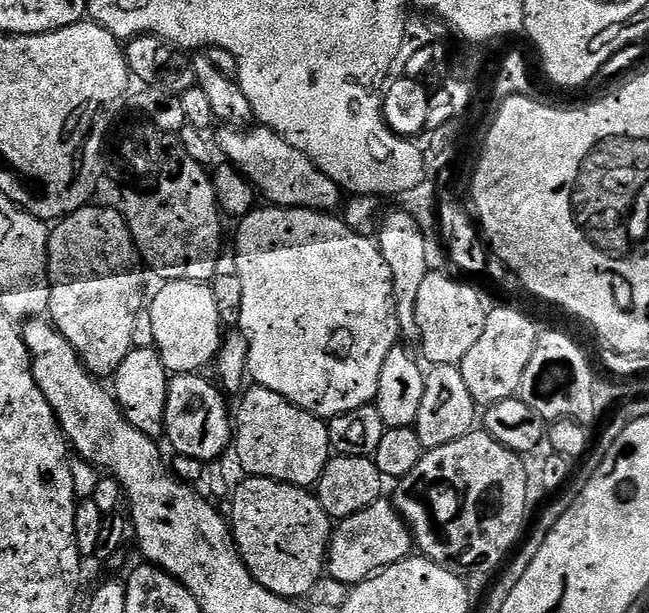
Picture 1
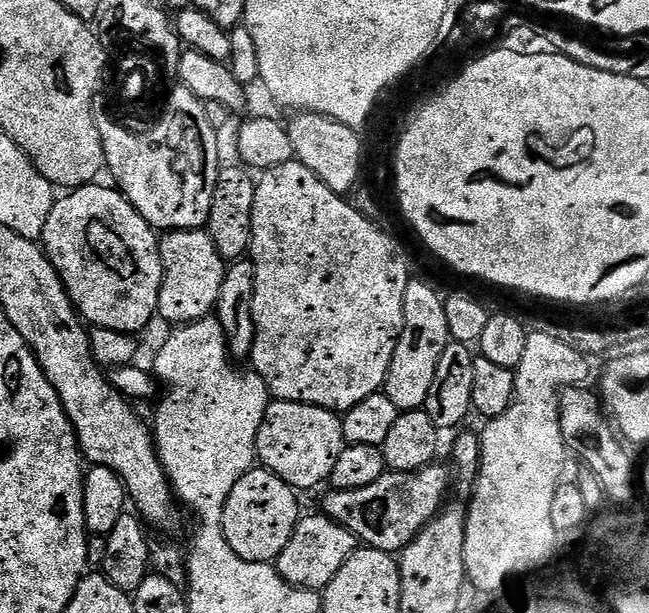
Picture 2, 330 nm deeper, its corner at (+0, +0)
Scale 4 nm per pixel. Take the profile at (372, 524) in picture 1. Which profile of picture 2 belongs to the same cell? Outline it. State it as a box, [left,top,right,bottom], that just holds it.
[274,514,358,590]

